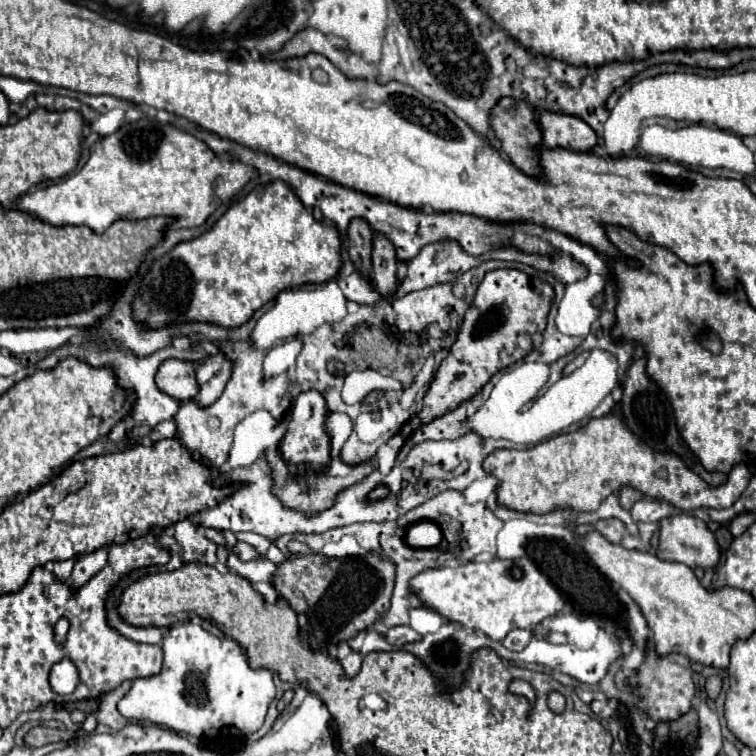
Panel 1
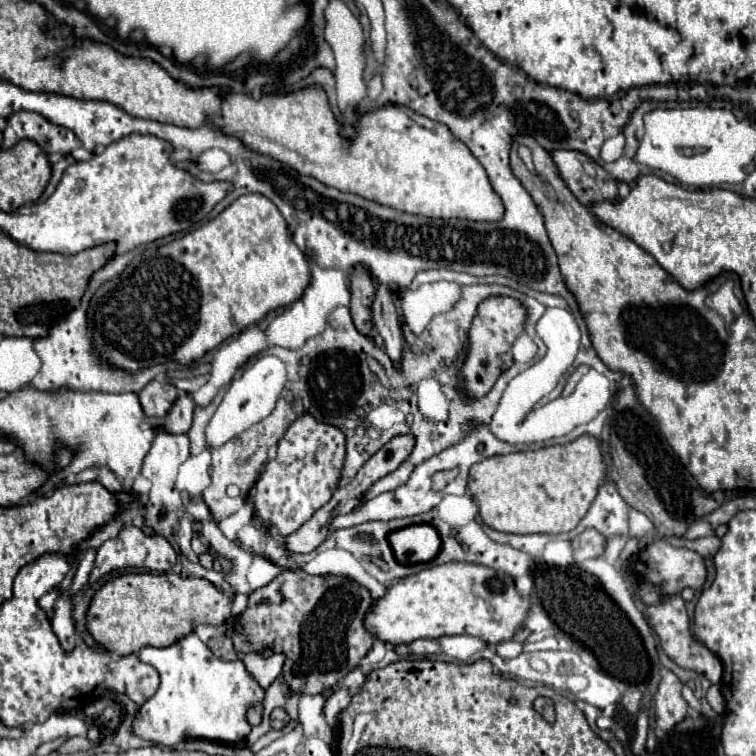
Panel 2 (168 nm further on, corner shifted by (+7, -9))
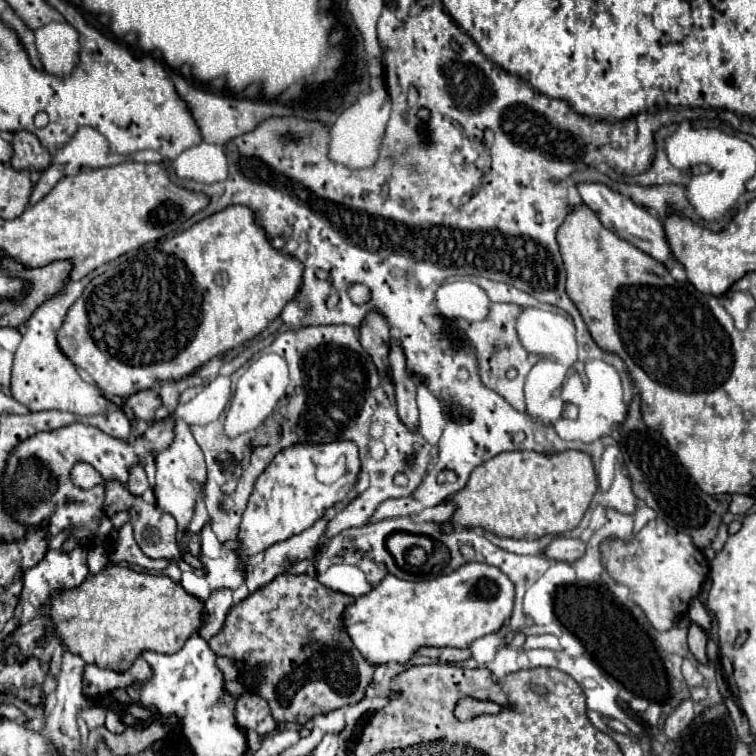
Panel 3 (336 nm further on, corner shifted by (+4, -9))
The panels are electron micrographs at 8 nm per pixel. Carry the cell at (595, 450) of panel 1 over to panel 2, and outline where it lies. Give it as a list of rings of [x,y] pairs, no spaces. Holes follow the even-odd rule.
[[[581,435],[567,445],[541,447],[535,451],[521,451],[511,455],[487,457],[471,467],[469,489],[479,505],[479,515],[483,523],[503,533],[567,533],[579,525],[587,515],[591,503],[595,501],[599,487],[611,473],[611,463],[601,447],[601,441],[591,435]]]

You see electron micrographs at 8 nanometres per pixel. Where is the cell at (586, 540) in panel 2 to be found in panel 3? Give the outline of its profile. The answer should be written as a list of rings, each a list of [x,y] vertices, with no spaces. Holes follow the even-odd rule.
[[[556,537],[544,551],[542,555],[556,559],[556,561],[576,561],[580,555],[584,555],[584,541],[580,539],[568,539],[568,537]]]

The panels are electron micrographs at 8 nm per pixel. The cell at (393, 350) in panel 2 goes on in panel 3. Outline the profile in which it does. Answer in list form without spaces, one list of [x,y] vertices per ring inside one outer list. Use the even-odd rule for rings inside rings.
[[[392,341],[390,355],[390,373],[396,381],[396,405],[400,421],[410,429],[418,431],[418,407],[416,407],[416,385],[412,383],[412,375],[404,371],[404,355],[400,355],[400,347]]]

